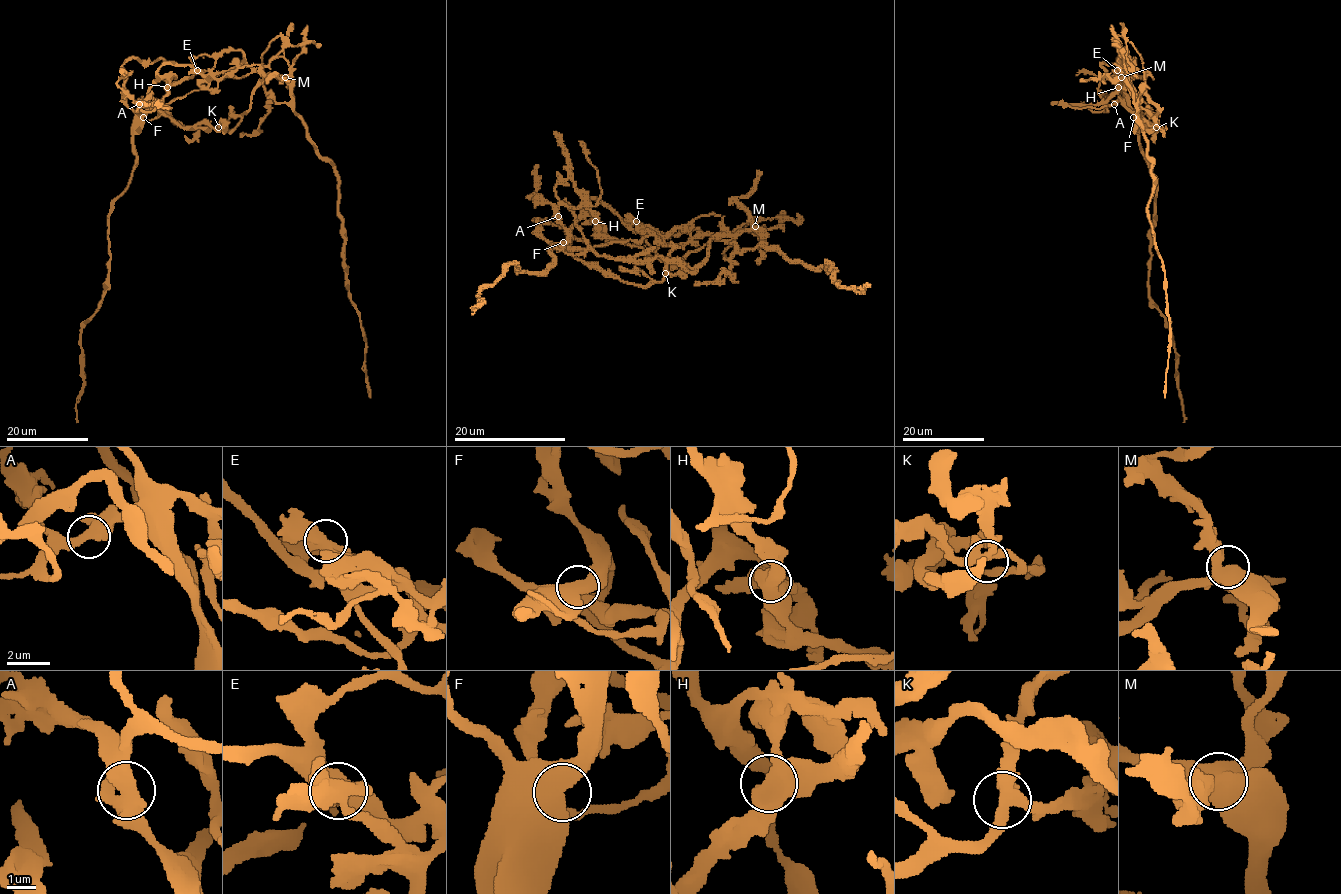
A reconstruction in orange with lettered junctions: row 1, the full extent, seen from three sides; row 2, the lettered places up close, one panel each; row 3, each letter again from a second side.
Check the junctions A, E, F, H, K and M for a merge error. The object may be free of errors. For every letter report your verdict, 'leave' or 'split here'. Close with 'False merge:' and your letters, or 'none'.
A: leave
E: split here
F: leave
H: leave
K: leave
M: leave
False merge: E

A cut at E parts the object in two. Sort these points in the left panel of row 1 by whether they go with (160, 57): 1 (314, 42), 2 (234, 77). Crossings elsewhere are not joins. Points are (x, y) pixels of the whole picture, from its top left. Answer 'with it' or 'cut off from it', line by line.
1: with it
2: with it

